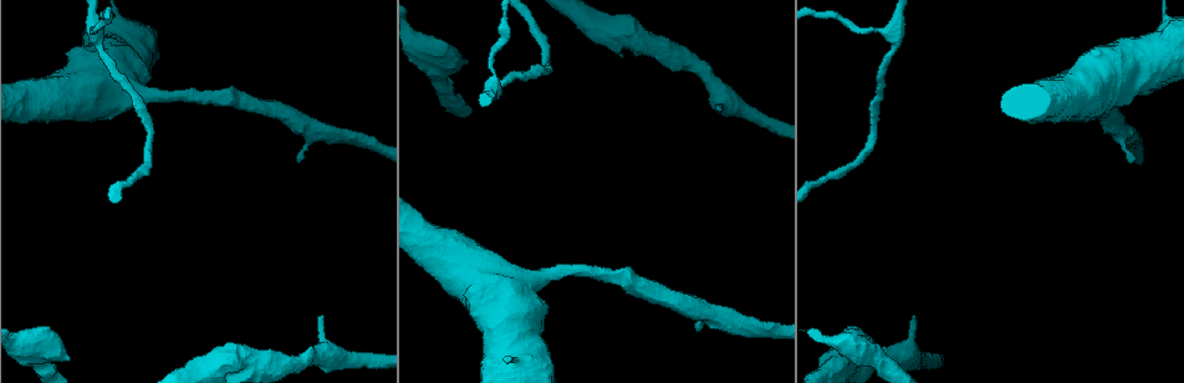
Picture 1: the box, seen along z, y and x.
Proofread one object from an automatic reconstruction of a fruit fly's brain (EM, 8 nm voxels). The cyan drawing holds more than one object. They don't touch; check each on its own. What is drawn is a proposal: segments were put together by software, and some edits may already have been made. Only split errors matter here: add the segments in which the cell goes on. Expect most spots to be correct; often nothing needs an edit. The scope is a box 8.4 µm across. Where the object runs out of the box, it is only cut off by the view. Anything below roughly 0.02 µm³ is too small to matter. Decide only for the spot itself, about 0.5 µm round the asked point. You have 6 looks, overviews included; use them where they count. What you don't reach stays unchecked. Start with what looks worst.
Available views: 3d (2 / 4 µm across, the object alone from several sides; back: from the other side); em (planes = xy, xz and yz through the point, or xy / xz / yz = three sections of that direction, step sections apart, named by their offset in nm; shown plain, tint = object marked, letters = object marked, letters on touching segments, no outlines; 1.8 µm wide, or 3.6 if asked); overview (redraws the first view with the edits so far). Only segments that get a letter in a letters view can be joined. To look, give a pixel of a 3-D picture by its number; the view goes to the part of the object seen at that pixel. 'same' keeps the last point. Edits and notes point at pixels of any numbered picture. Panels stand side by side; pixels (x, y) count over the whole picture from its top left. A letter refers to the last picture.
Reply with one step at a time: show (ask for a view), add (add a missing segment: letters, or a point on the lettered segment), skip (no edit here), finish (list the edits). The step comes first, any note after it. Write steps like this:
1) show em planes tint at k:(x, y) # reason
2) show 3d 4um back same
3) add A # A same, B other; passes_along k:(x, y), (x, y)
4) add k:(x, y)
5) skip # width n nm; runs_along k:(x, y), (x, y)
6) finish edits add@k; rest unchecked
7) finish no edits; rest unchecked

show em planes letters at 1:(698, 328) # free end

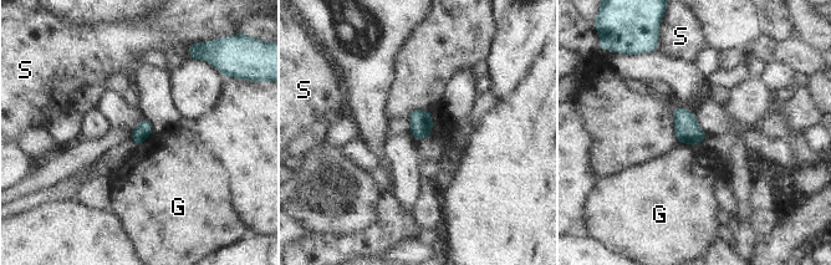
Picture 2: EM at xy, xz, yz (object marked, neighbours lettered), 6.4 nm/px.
skip # longest_contact G 100 nm; G other, S other; border 2:(681, 142), (694, 146); none of them fits

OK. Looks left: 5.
show em 3.6um yz step 8 tint at 1:(54, 349)

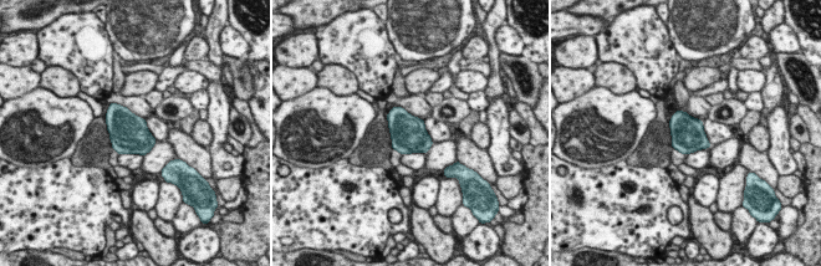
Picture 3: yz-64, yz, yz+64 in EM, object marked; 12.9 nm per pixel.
show em 3.6um xy step 8 letters same # another direction

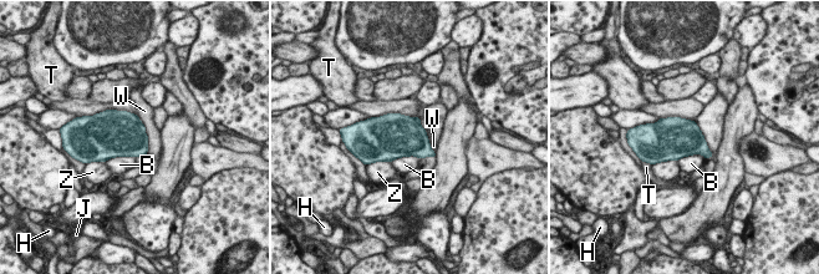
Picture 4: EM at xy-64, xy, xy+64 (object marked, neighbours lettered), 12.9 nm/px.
skip # longest_contact W 550 nm; B other, H other, J other, T other, W other, Z other; none of them fits

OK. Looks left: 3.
show 3d 2um at 1:(491, 89) # arms part here

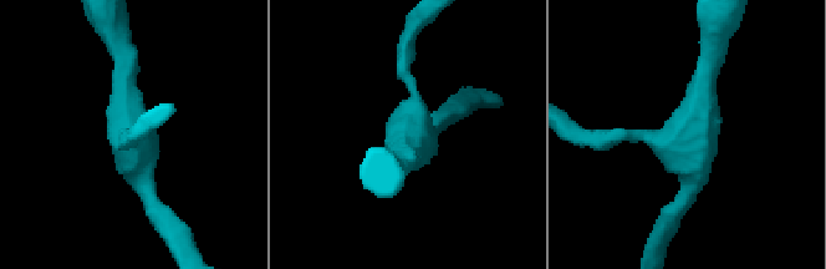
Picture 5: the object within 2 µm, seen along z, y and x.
show em xz step 16 tint at 5:(692, 137) # arms 3; shape alone is not enough

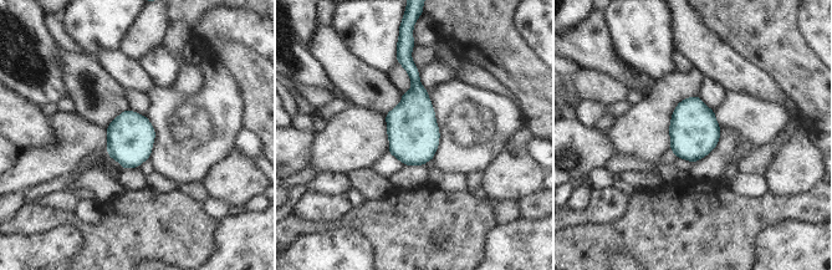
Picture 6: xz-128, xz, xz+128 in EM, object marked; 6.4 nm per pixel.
show em planes letters same # cut it another way

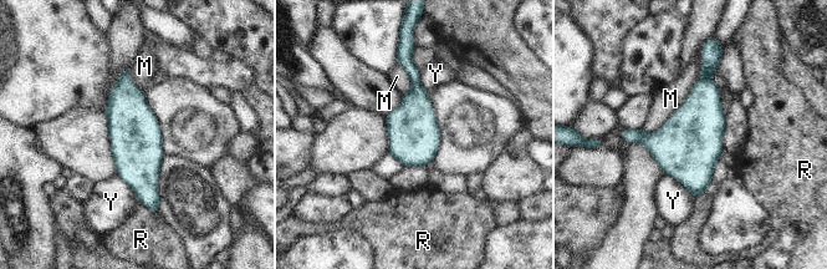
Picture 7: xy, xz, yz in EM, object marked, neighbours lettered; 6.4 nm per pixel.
skip # longest_contact M 650 nm; M other, R other, Y other; no lettered segment goes on from it

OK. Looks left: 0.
finish no edits; rest unchecked

